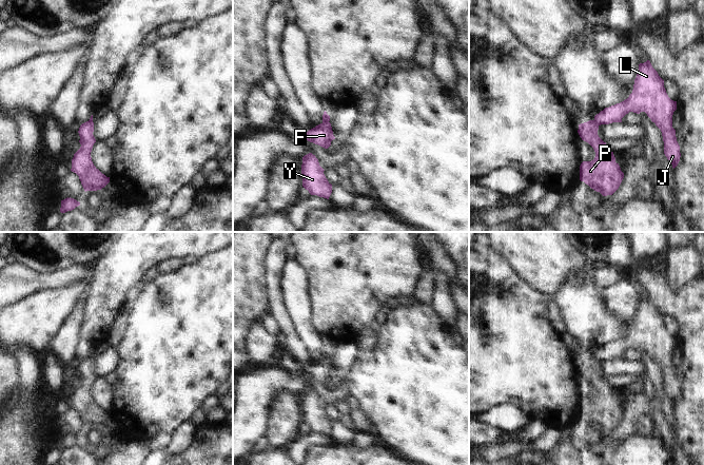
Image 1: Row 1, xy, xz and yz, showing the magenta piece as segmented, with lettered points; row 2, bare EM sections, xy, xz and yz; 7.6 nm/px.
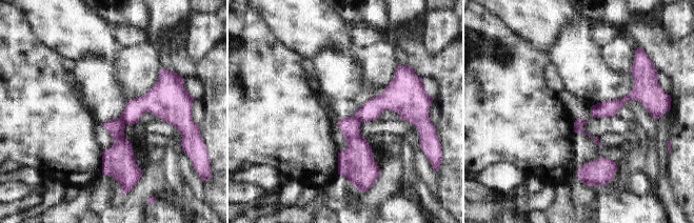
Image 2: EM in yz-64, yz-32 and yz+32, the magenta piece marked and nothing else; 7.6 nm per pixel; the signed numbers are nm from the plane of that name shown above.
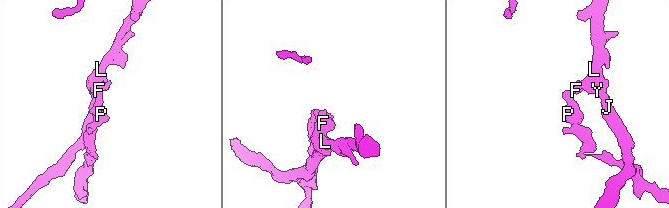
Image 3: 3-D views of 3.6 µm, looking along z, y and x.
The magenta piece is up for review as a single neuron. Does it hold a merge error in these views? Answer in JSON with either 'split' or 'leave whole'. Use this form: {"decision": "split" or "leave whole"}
{"decision": "split"}

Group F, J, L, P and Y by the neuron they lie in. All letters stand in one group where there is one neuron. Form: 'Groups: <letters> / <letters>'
Groups: F J L Y / P.

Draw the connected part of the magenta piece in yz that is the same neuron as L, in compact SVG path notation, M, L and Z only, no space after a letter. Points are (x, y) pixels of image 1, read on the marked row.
M649 60L639 64L632 93L624 101L605 108L594 116L598 125L622 122L629 112L645 112L661 130L664 141L664 154L674 169L681 157L676 130L672 128L672 115L677 101L671 100L664 88L664 80L652 67Z

